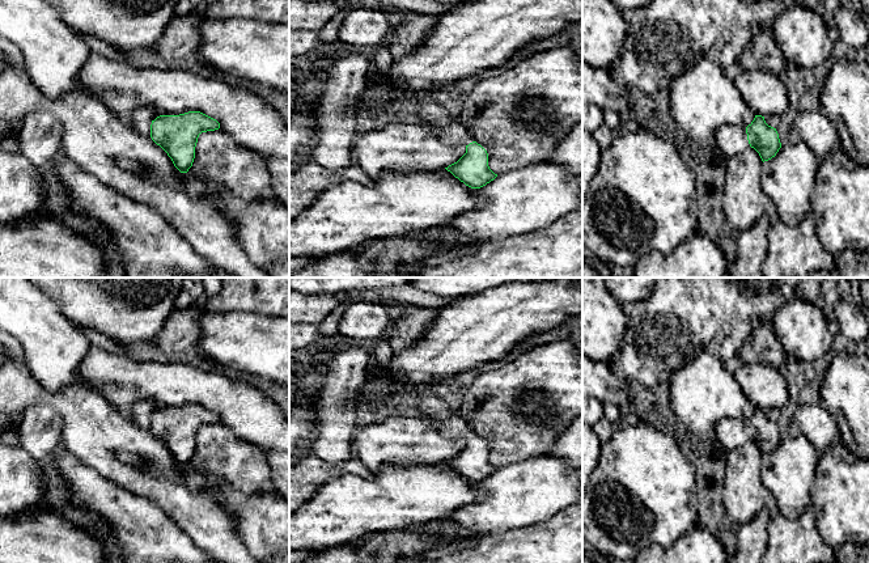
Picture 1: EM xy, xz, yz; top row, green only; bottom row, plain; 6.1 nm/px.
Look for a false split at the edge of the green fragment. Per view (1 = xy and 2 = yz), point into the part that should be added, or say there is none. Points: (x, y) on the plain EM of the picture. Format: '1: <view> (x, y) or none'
1: none
2: yz (732, 434)

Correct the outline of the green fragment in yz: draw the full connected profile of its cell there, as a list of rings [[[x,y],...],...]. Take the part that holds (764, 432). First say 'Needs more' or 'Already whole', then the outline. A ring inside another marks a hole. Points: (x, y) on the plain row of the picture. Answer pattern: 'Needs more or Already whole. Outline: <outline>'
Needs more. Outline: [[[755,409],[746,422],[738,418],[720,420],[715,427],[715,433],[725,450],[738,449],[751,440],[763,456],[775,450],[781,441],[776,422],[768,419],[762,409]]]

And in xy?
Already whole. Outline: [[[188,405],[157,410],[151,418],[151,431],[168,446],[181,466],[187,466],[195,452],[199,428],[219,422],[216,412],[200,405]]]

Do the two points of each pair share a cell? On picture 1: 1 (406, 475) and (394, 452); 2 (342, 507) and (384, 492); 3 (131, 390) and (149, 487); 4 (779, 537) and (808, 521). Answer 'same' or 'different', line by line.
1: different
2: same
3: different
4: same

